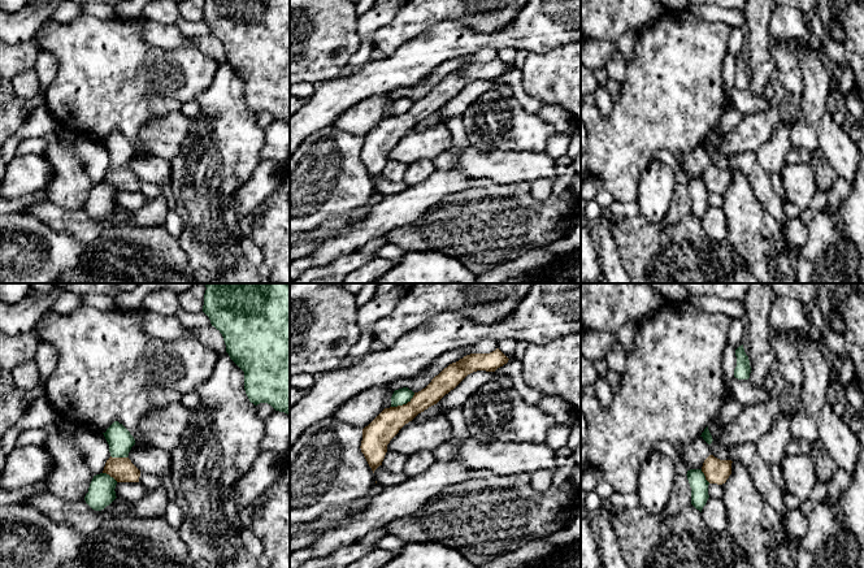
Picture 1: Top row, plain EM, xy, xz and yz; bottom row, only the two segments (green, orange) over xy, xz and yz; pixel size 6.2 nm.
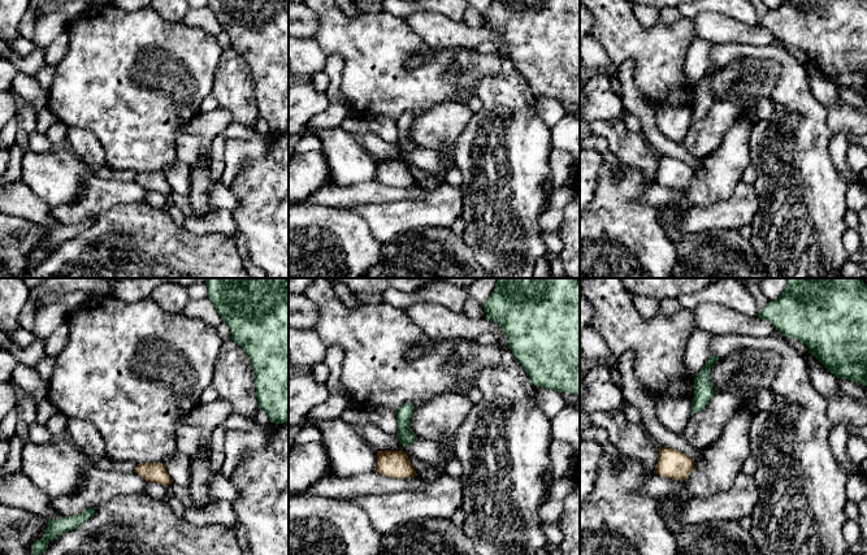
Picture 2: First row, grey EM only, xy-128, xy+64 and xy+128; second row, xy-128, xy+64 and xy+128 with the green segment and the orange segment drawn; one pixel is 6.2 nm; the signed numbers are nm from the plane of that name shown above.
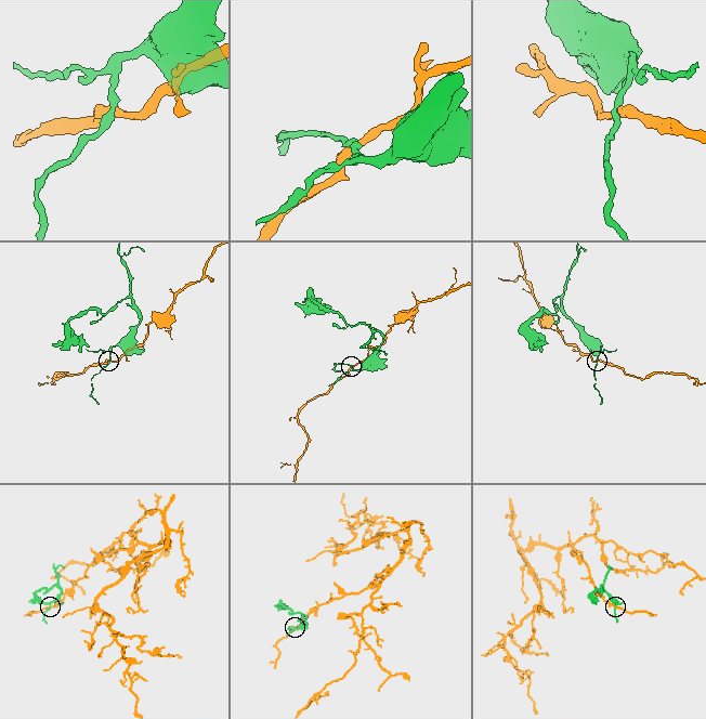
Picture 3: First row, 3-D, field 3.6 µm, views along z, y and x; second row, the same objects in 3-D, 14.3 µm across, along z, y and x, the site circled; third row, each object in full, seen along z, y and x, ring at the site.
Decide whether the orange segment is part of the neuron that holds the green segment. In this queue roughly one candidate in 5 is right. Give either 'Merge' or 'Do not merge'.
Do not merge

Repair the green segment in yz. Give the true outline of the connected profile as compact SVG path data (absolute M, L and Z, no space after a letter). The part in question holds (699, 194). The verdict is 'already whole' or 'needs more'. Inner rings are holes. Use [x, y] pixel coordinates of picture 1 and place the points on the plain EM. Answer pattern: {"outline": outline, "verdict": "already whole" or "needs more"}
{"outline": "M690 178L687 179L686 185L691 196L691 213L702 221L709 207L709 191L705 188L705 185L702 178Z", "verdict": "already whole"}

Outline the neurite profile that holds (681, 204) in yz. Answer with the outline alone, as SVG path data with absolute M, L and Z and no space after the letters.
M677 183L669 212L664 218L664 224L673 226L680 222L682 217L691 212L691 196L686 183Z

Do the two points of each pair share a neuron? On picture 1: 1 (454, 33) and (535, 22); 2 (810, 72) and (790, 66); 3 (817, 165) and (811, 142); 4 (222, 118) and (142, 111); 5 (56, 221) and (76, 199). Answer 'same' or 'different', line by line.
1: same
2: different
3: different
4: different
5: different

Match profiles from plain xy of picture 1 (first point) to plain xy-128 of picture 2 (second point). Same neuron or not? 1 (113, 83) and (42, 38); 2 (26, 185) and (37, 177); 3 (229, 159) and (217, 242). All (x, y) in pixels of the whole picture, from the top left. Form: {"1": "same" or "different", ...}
{"1": "different", "2": "same", "3": "different"}

